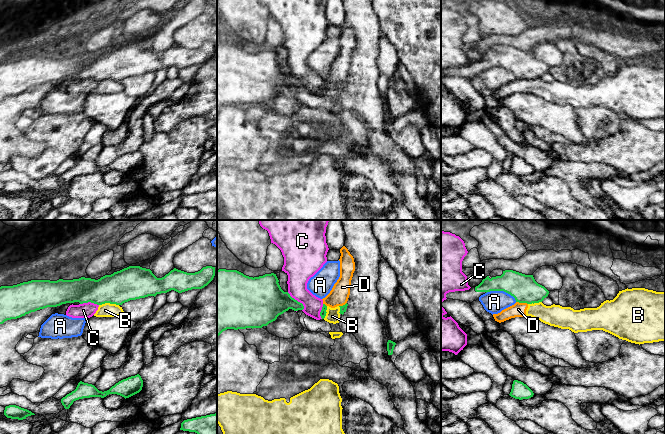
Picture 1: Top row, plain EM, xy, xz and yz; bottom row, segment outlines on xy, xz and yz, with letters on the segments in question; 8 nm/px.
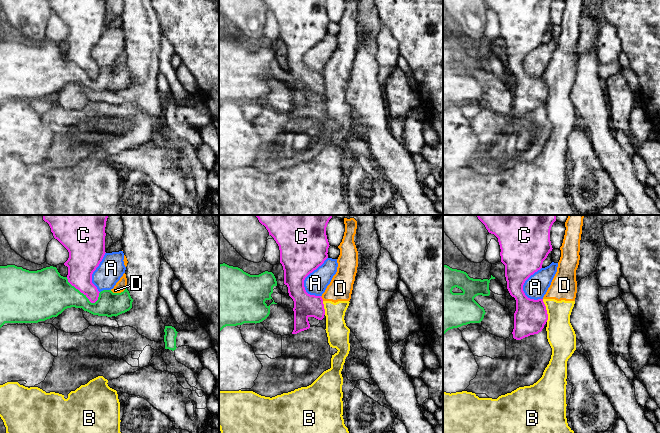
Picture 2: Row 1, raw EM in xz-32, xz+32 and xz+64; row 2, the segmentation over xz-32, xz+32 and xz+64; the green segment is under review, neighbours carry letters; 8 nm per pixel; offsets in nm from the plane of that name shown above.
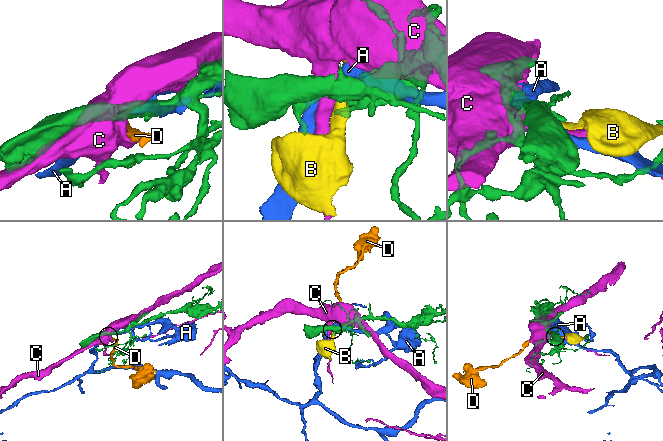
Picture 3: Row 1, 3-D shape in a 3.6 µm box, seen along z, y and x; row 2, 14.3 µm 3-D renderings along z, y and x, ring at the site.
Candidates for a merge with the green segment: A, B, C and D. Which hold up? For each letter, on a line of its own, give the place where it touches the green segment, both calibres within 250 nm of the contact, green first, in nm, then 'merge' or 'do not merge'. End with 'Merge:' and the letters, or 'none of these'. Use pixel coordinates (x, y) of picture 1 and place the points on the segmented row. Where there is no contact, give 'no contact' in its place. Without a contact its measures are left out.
A: contact yz (502, 290); calibres 220 and 180 nm; do not merge
B: contact xy (108, 302); calibres 260 and 110 nm; do not merge
C: contact xz (297, 301); calibres 300 and 200 nm; do not merge
D: contact yz (522, 302); calibres 220 and 110 nm; do not merge
Merge: none of these

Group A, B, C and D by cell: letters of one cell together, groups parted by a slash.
A / B D / C

